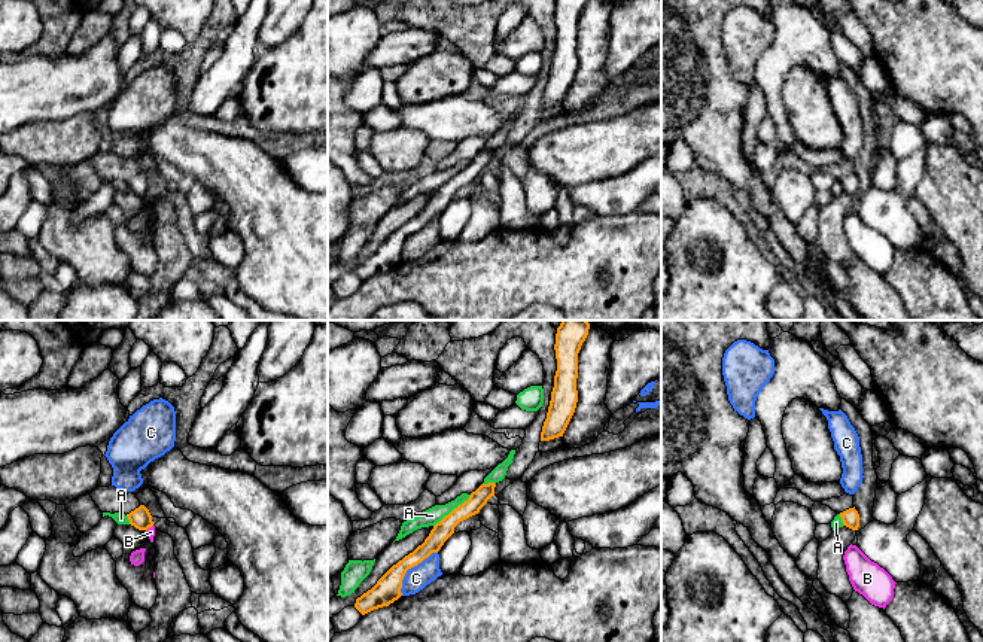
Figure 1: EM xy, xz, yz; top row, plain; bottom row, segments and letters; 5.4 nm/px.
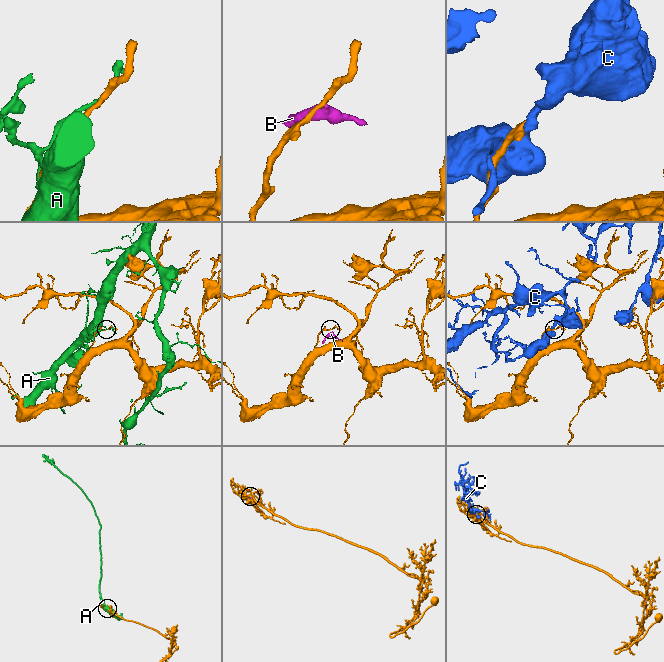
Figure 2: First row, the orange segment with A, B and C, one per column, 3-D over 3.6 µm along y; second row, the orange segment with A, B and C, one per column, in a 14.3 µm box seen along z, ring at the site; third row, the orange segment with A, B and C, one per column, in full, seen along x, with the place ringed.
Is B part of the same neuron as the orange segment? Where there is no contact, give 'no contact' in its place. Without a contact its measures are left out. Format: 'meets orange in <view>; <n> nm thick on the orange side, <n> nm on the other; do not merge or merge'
meets orange in xy; 110 nm thick on the orange side, 50 nm on the other; do not merge

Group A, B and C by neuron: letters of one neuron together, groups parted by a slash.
A / B / C

